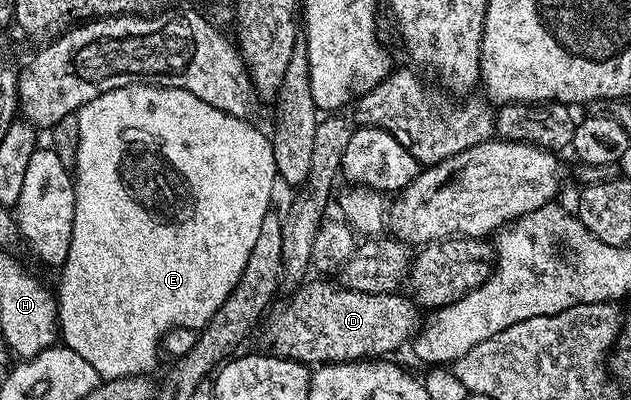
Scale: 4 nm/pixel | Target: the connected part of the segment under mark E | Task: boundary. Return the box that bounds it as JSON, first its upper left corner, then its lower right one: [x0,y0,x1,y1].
[58,86,278,379]

